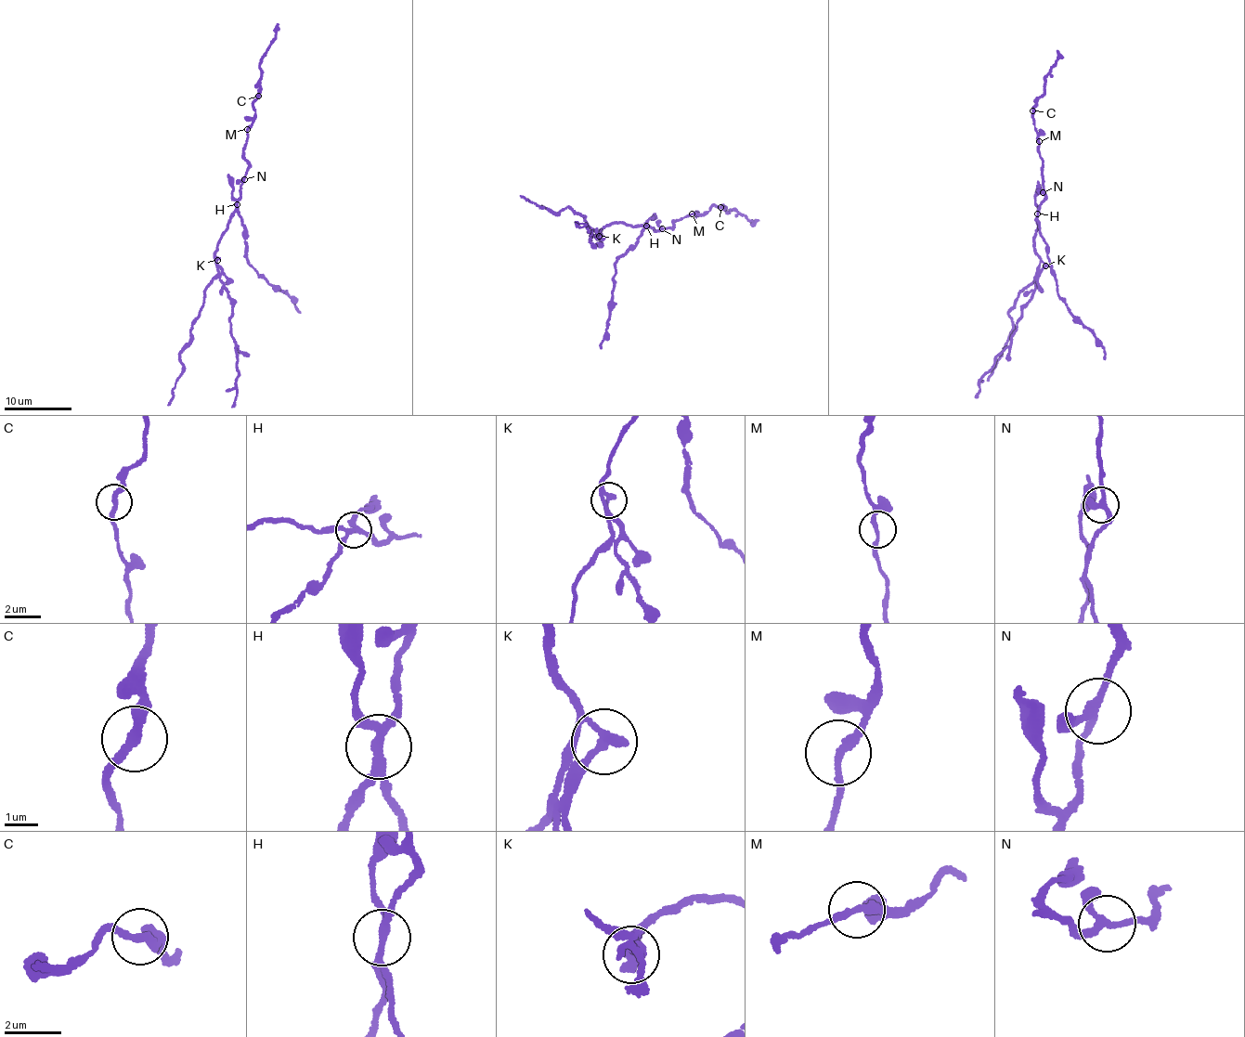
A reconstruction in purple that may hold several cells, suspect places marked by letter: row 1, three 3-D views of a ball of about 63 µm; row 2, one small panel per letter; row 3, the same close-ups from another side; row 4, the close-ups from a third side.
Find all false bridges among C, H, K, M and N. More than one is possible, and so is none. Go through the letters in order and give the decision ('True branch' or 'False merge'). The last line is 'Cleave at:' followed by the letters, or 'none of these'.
C: True branch
H: False merge
K: False merge
M: True branch
N: True branch
Cleave at: H, K

